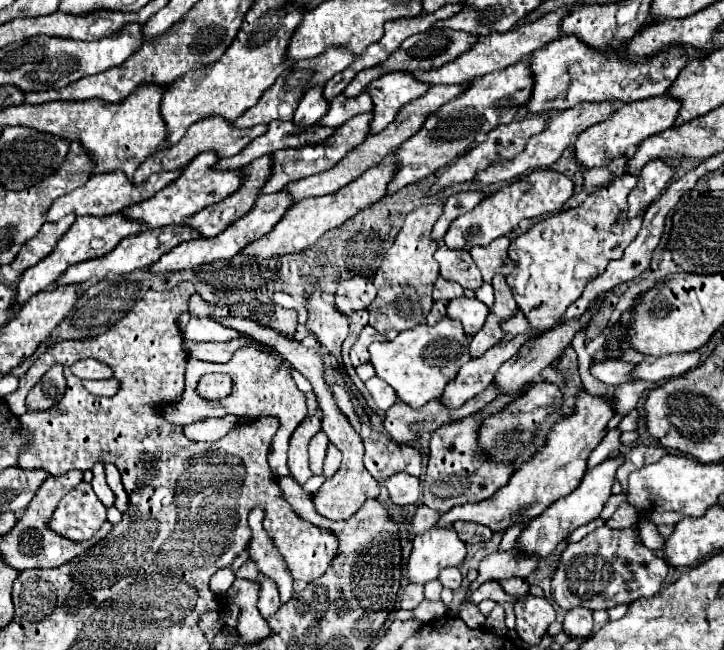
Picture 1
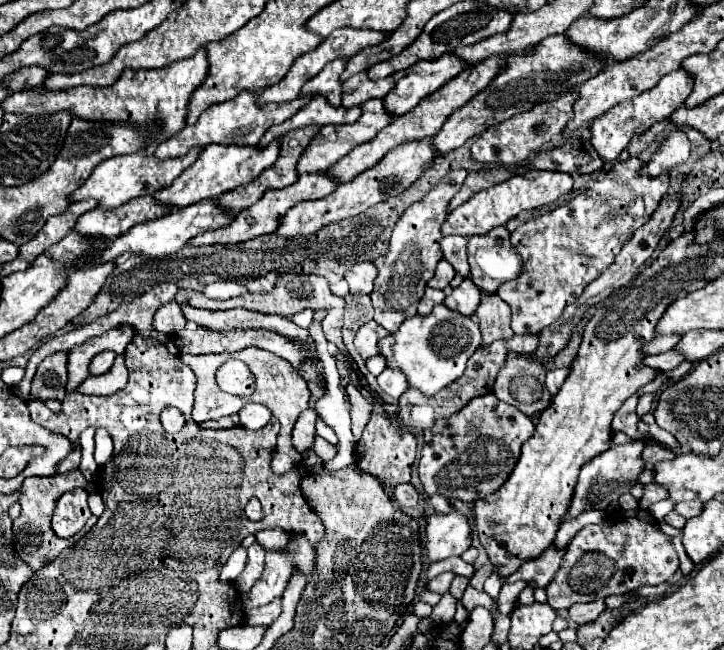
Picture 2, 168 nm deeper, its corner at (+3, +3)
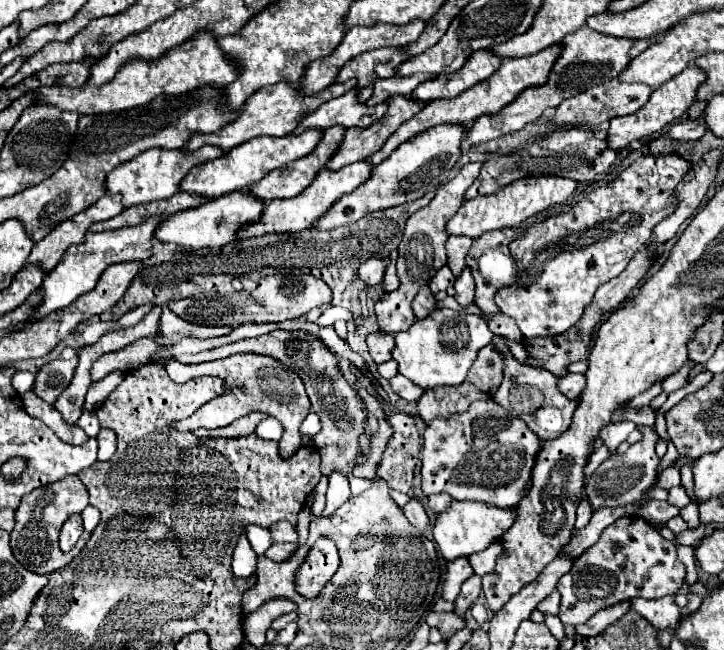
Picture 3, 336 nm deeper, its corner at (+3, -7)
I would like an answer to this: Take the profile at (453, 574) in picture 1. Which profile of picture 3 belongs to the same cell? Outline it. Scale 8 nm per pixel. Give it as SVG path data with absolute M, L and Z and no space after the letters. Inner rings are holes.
M473 574L469 580L465 580L465 584L463 584L463 588L455 600L455 612L459 616L463 616L465 610L475 604L479 594L481 594L481 578L477 574Z

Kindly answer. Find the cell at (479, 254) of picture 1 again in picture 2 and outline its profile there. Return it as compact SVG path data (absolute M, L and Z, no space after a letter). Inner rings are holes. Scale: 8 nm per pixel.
M495 228L485 236L473 236L467 246L471 278L485 290L495 292L503 282L521 274L521 257L509 244L509 230Z

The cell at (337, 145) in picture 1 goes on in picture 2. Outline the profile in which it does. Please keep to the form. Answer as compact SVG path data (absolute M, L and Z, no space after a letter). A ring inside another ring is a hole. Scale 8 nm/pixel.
M375 98L375 100L369 100L365 104L361 104L361 118L353 124L341 124L341 126L335 126L335 124L329 124L329 126L323 126L309 142L309 146L305 148L305 152L301 154L299 162L297 162L297 174L303 174L303 172L325 172L329 170L337 160L341 160L345 154L349 154L355 146L363 144L363 142L369 142L373 136L377 136L379 130L383 130L393 118L389 118L389 114L385 114L385 108L383 108L383 102L381 98Z

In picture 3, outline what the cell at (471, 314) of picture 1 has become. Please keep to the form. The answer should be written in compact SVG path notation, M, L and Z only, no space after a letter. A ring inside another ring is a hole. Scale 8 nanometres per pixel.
M469 266L455 280L455 298L457 298L457 302L461 306L473 304L473 298L475 298L475 280L471 276L471 268Z

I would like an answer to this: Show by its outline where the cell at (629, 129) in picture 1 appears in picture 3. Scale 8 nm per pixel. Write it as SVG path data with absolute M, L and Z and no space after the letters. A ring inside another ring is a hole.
M687 66L681 74L673 76L673 80L669 80L669 82L665 82L661 88L657 88L657 90L651 94L651 98L649 98L649 102L645 104L645 108L637 110L635 114L629 114L629 116L613 118L613 120L611 120L611 126L609 126L609 138L607 138L609 148L613 148L613 150L623 150L623 148L627 148L633 140L649 138L653 132L659 132L659 130L665 128L667 124L671 124L673 120L681 118L681 116L687 112L687 108L693 104L693 100L695 100L693 96L695 96L695 92L697 92L699 84L705 82L705 78L707 78L707 74L705 74L701 68L697 68L697 66Z

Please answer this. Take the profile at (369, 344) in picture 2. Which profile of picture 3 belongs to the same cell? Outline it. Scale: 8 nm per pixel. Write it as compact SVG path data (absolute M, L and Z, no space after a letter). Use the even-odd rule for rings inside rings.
M369 334L367 336L367 346L369 346L369 352L371 352L373 360L377 364L381 364L381 362L391 360L391 352L395 348L395 340L389 334Z

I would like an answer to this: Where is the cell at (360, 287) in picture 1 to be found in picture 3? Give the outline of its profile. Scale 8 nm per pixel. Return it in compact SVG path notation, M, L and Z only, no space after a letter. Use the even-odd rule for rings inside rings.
M369 258L361 268L359 268L359 278L367 284L367 286L375 286L383 282L383 274L385 274L385 264L379 258Z

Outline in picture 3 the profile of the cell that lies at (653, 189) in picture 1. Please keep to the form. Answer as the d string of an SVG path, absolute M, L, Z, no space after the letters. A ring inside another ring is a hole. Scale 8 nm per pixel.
M685 118L683 122L673 124L671 130L669 130L669 134L671 134L673 138L677 138L679 142L691 142L691 140L695 140L695 138L705 136L705 132L707 132L707 126L705 126L705 122L703 122L701 118L697 118L697 120Z

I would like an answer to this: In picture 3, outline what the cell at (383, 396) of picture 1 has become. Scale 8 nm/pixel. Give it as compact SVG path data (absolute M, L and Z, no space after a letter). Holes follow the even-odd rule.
M397 374L397 376L391 380L391 386L393 386L393 390L395 390L401 398L405 398L405 400L409 400L409 402L419 400L421 394L425 392L425 390L421 390L417 384L413 384L409 378L405 378L405 376L401 376L401 374Z

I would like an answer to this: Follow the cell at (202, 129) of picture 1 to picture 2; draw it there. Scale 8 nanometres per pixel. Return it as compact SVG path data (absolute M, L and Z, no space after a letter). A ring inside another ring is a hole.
M239 94L237 98L229 102L221 102L217 106L211 106L201 114L201 118L193 126L185 126L177 136L161 142L155 150L155 158L167 160L167 158L179 158L185 156L193 146L207 146L207 144L237 144L237 146L255 146L261 136L267 132L267 128L285 122L291 118L305 102L311 98L297 98L293 102L287 102L285 106L257 106L257 94Z

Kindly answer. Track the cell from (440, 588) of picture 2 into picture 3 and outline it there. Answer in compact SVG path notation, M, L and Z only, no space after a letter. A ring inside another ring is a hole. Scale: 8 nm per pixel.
M461 556L453 562L449 562L447 566L447 576L445 576L445 582L443 582L443 598L445 600L455 600L459 590L461 590L461 584L473 576L473 568L469 564L469 558Z

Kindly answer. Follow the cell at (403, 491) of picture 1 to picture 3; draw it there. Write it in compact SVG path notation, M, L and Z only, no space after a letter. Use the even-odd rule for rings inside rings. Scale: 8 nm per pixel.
M409 500L409 504L403 508L403 512L405 512L405 516L409 518L409 522L411 522L421 534L425 534L427 526L429 526L429 516L427 516L427 512L423 510L423 506L421 506L417 500Z

